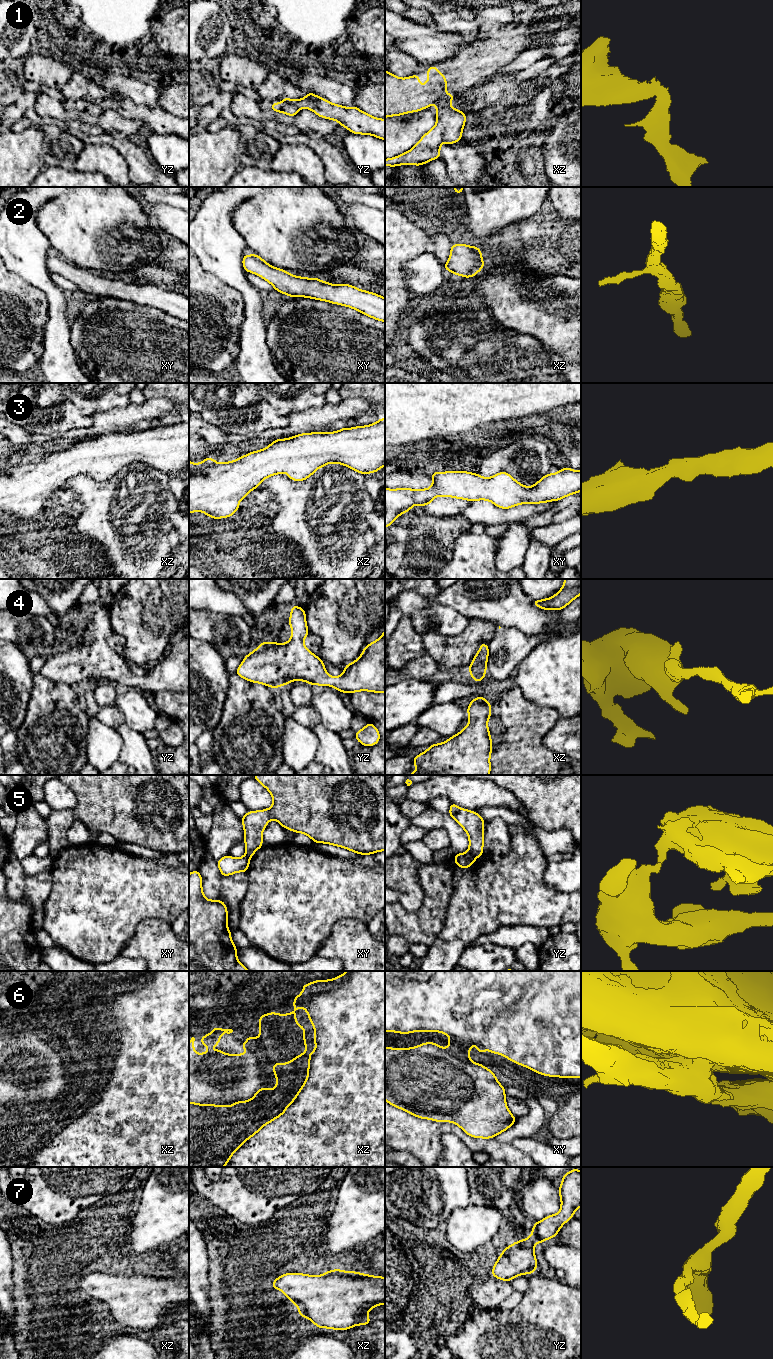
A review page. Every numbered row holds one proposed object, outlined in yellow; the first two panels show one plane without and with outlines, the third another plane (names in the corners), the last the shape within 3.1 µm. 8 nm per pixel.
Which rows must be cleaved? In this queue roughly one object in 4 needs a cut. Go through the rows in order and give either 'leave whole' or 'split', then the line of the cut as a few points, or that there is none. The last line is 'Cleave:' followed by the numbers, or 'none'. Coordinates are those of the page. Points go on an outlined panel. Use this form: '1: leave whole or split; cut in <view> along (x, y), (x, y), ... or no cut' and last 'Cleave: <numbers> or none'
1: split; cut in yz along (284, 101), (293, 103), (299, 108)
2: leave whole; no cut
3: leave whole; no cut
4: leave whole; no cut
5: split; cut in yz along (468, 851), (475, 858)
6: split; cut in xz along (245, 1042), (259, 1056), (263, 1088)
7: leave whole; no cut
Cleave: 1, 5, 6

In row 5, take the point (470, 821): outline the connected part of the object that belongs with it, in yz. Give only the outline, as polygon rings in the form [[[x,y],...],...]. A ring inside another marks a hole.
[[[450,802],[449,815],[466,831],[469,838],[468,852],[476,859],[483,852],[485,820],[477,812],[459,808]]]

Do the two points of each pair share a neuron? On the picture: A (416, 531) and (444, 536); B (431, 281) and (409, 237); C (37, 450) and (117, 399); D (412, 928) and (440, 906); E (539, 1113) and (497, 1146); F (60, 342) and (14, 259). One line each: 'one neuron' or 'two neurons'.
A: one neuron
B: two neurons
C: two neurons
D: one neuron
E: two neurons
F: one neuron

